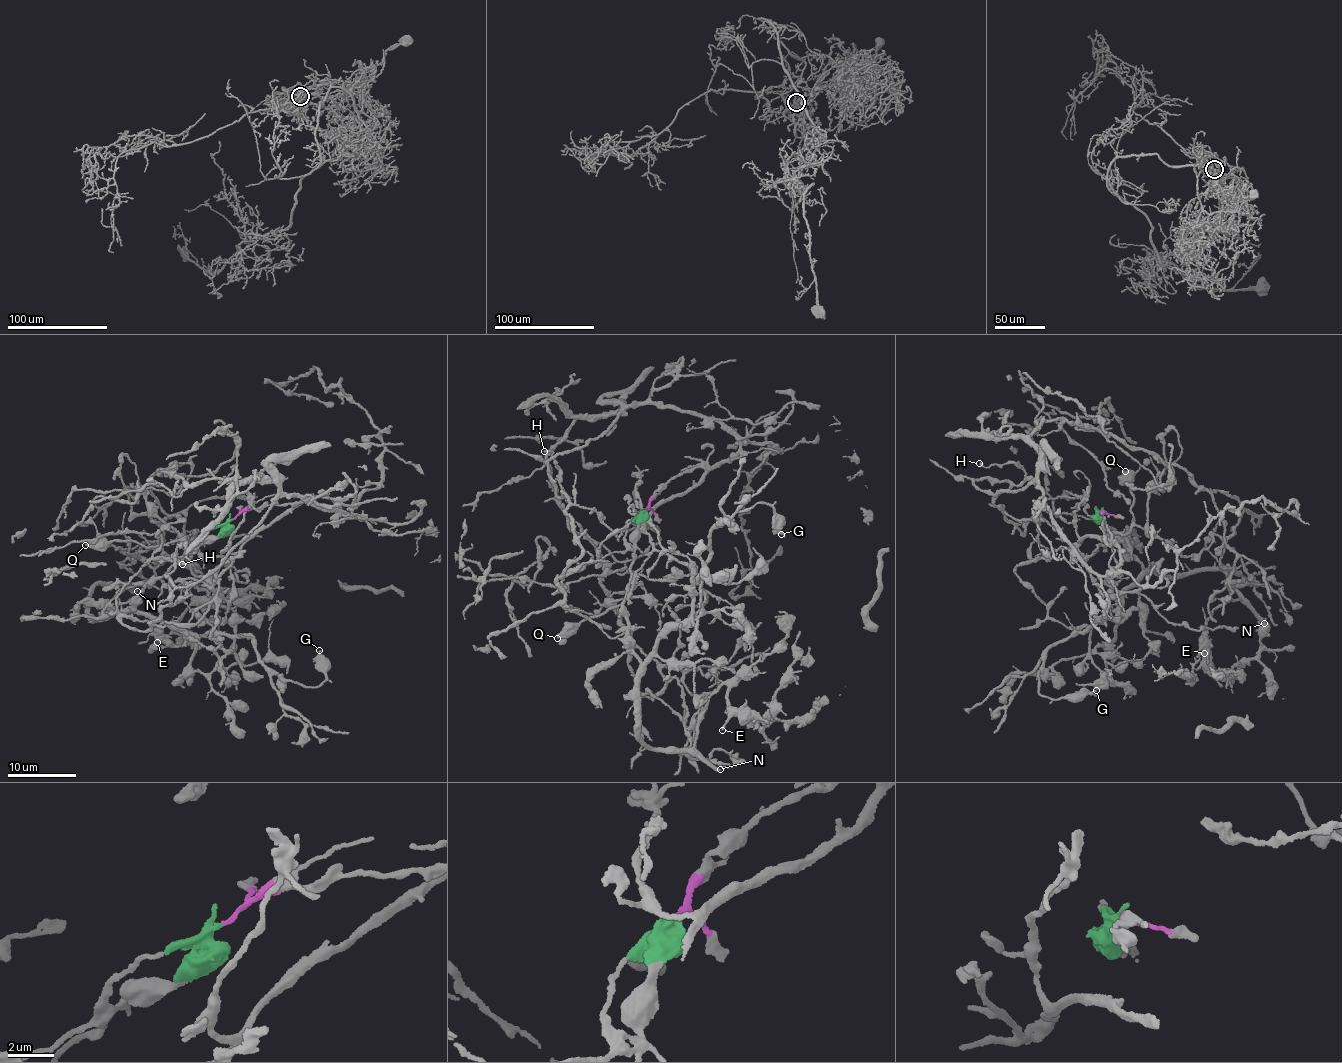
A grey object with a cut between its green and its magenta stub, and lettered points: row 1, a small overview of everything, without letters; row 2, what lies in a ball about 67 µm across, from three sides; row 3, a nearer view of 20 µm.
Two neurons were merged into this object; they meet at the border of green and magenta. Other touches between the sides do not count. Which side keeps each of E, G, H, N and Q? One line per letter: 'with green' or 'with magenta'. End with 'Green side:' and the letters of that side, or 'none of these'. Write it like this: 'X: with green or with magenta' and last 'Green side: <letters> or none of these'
E: with green
G: with green
H: with magenta
N: with green
Q: with green
Green side: E, G, N, Q

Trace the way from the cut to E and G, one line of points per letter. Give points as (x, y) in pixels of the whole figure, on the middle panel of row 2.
E: (644, 512), (624, 604), (640, 665), (639, 741), (691, 748), (707, 699), (726, 684), (732, 708), (722, 730)
G: (644, 512), (624, 604), (643, 662), (691, 615), (710, 530), (764, 502), (781, 535)

